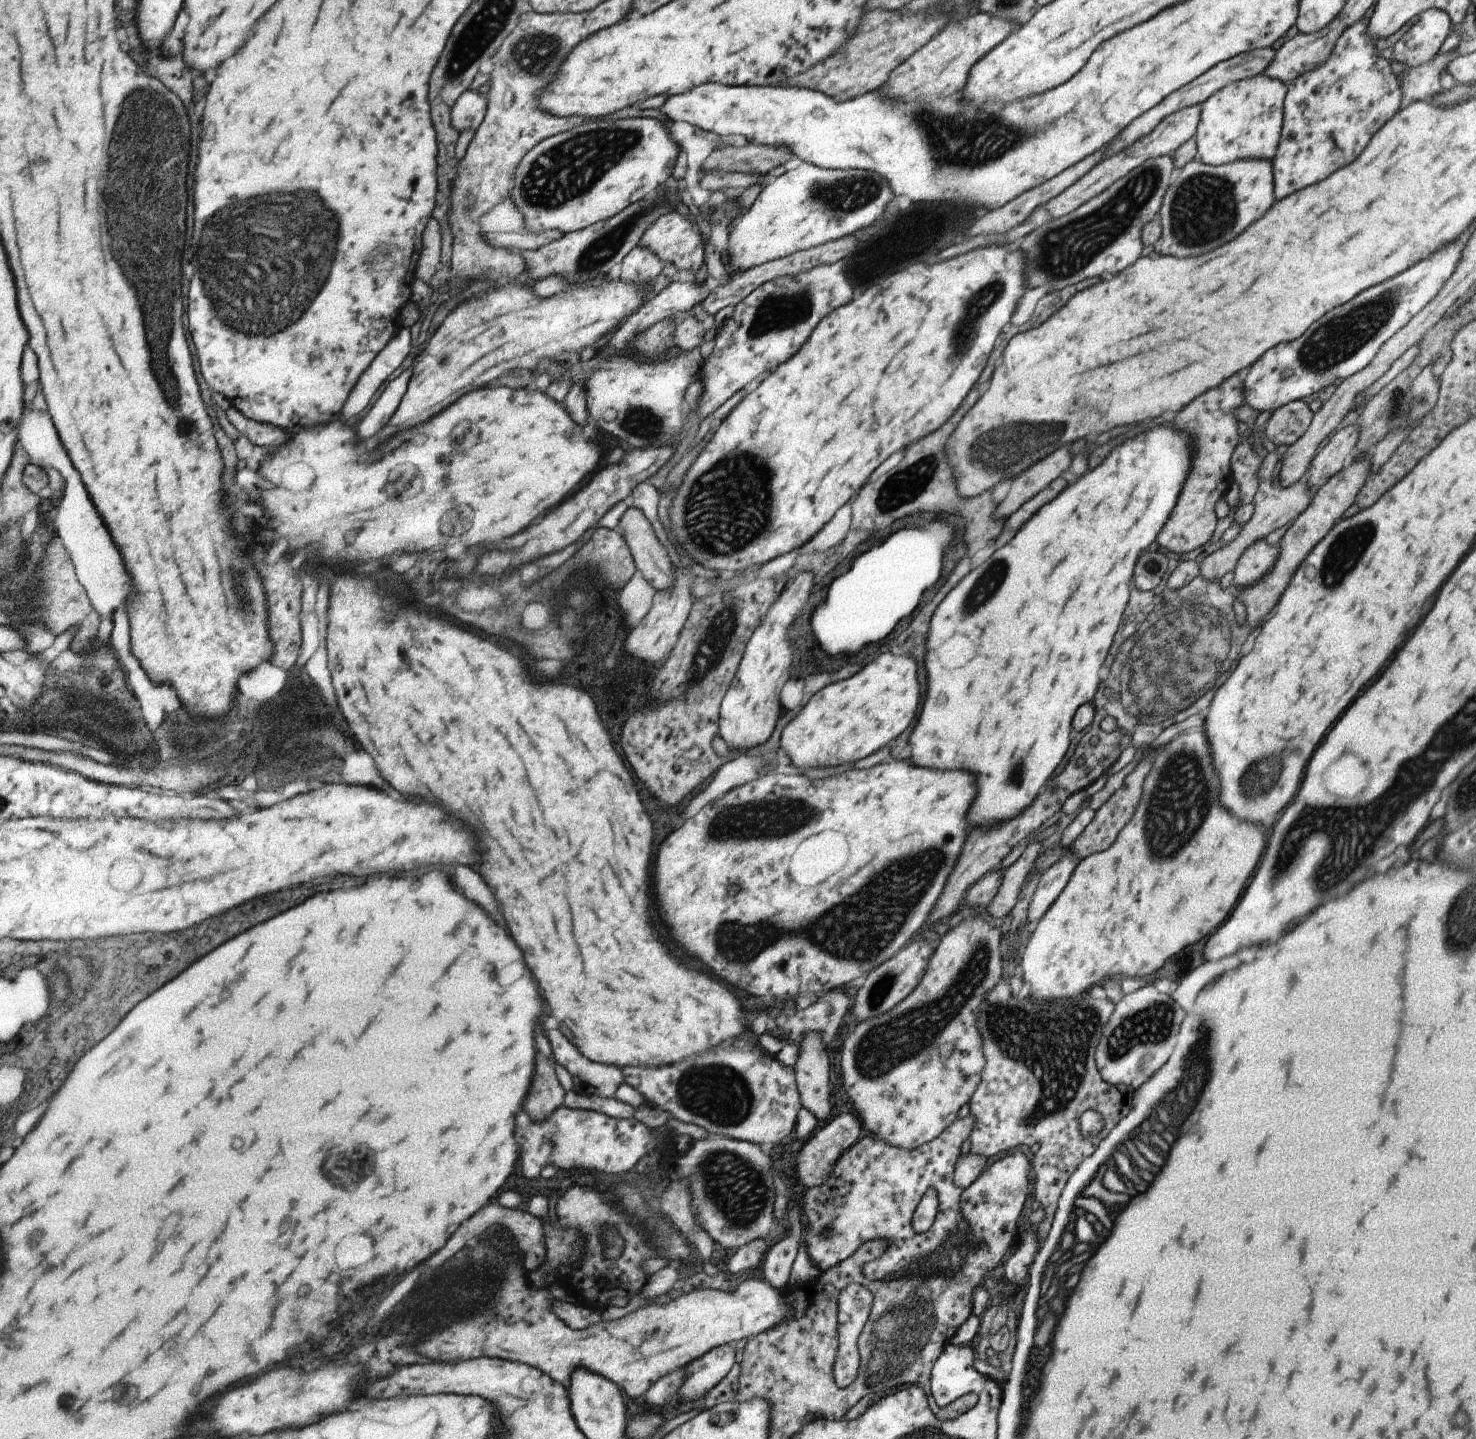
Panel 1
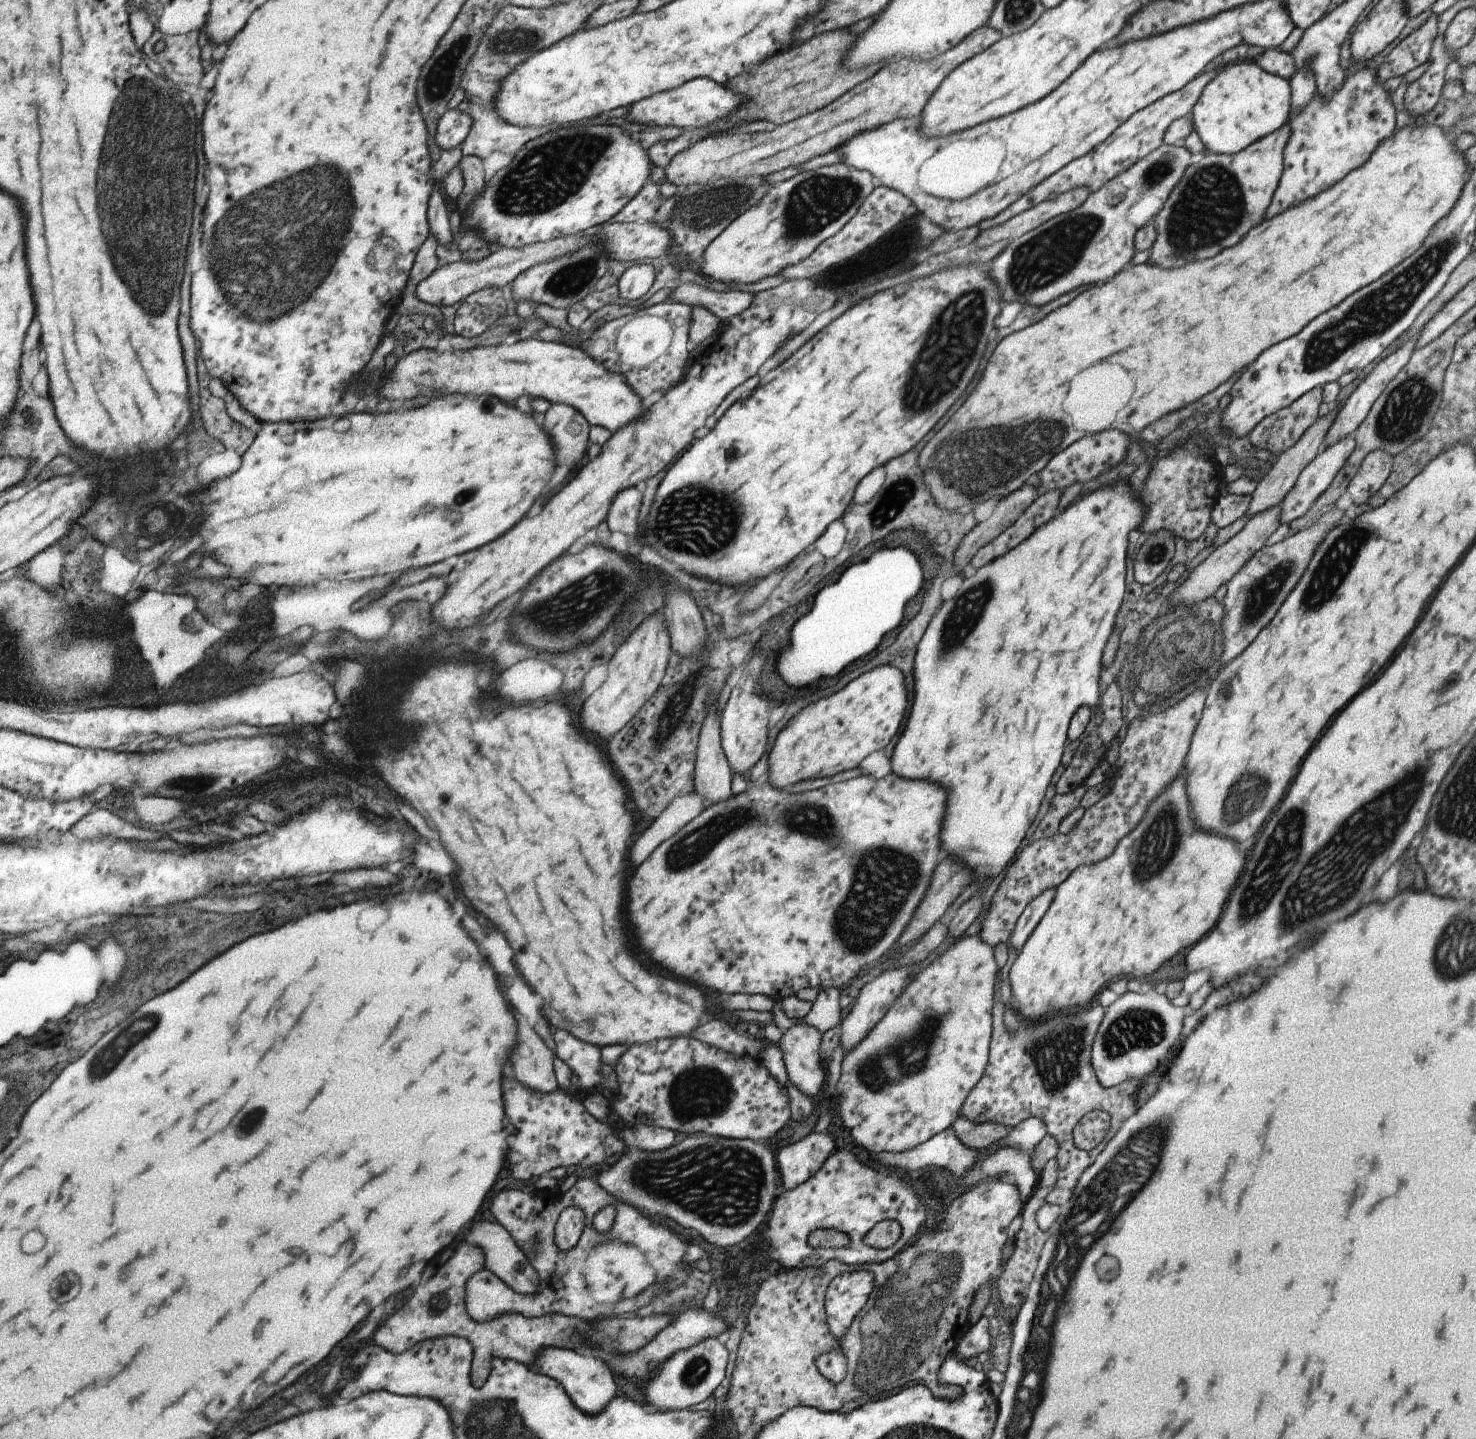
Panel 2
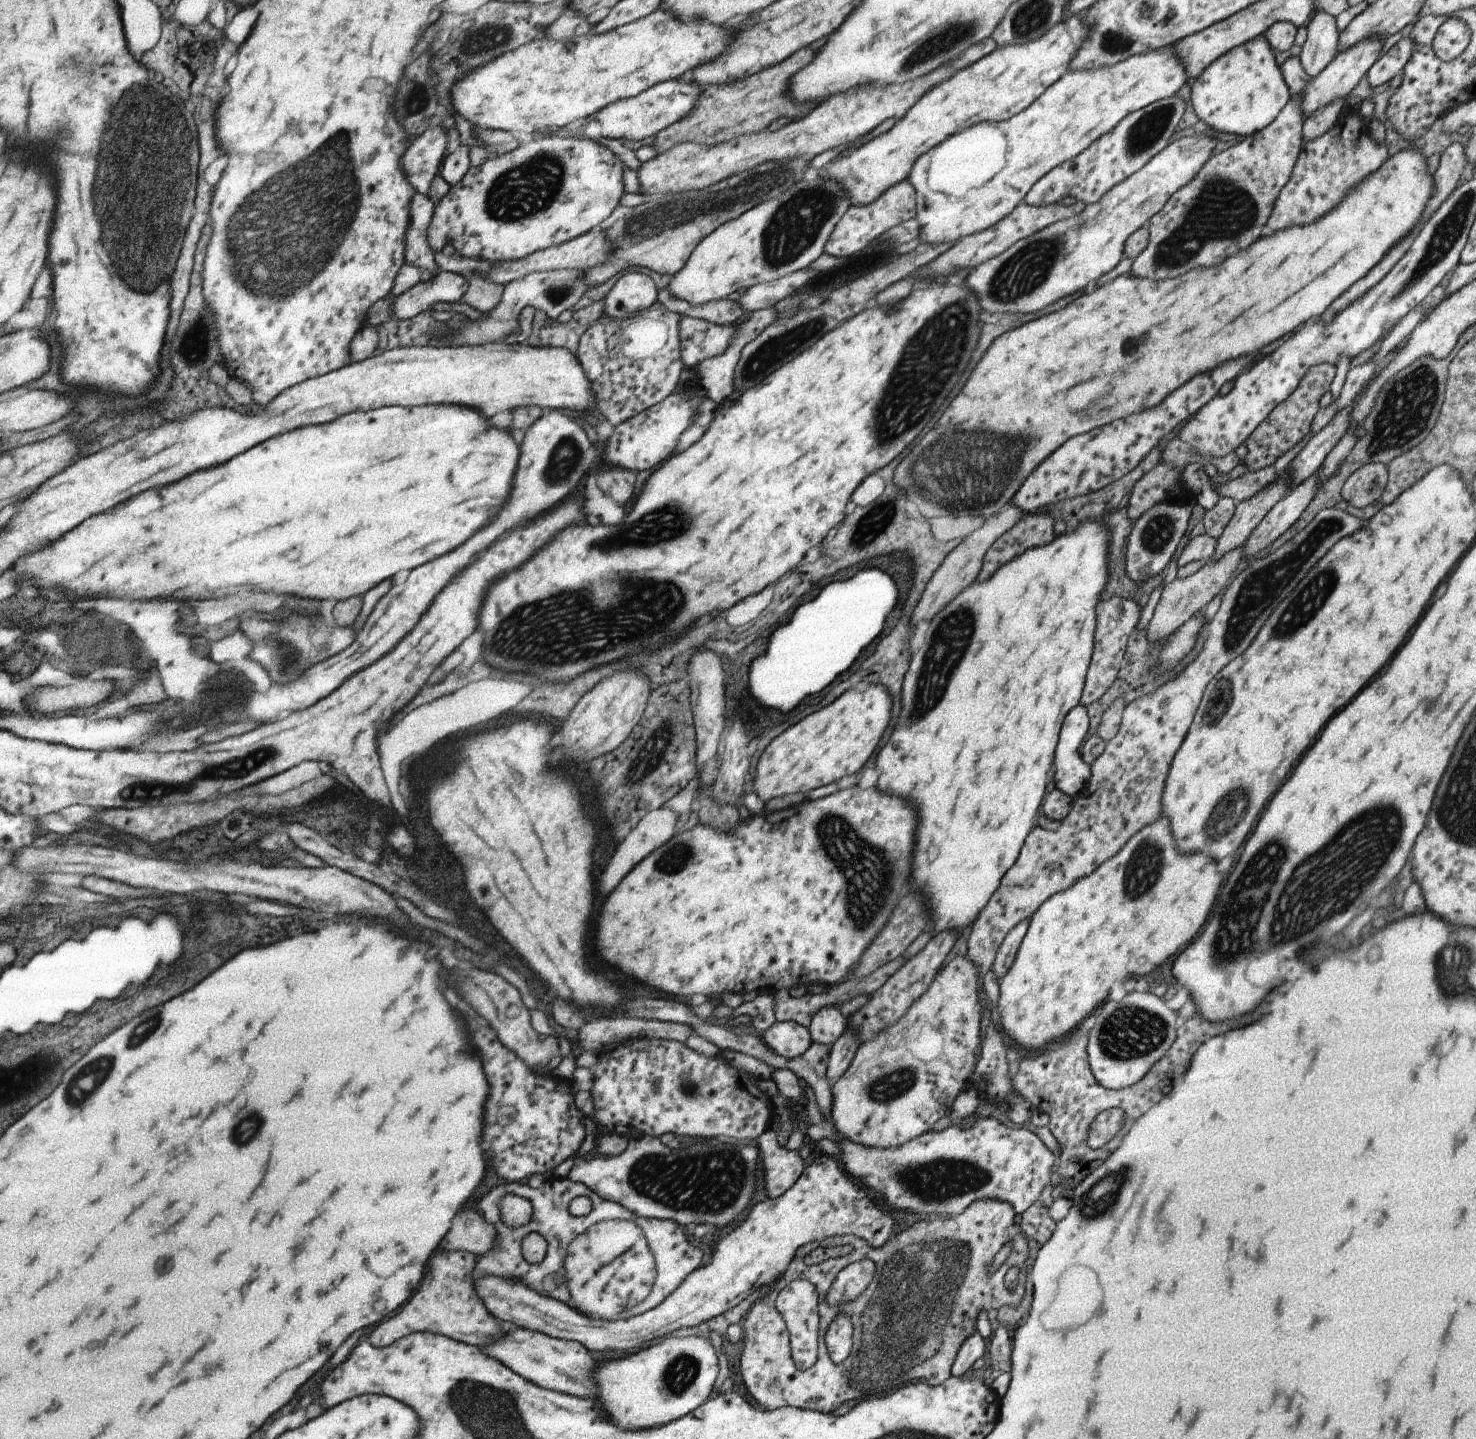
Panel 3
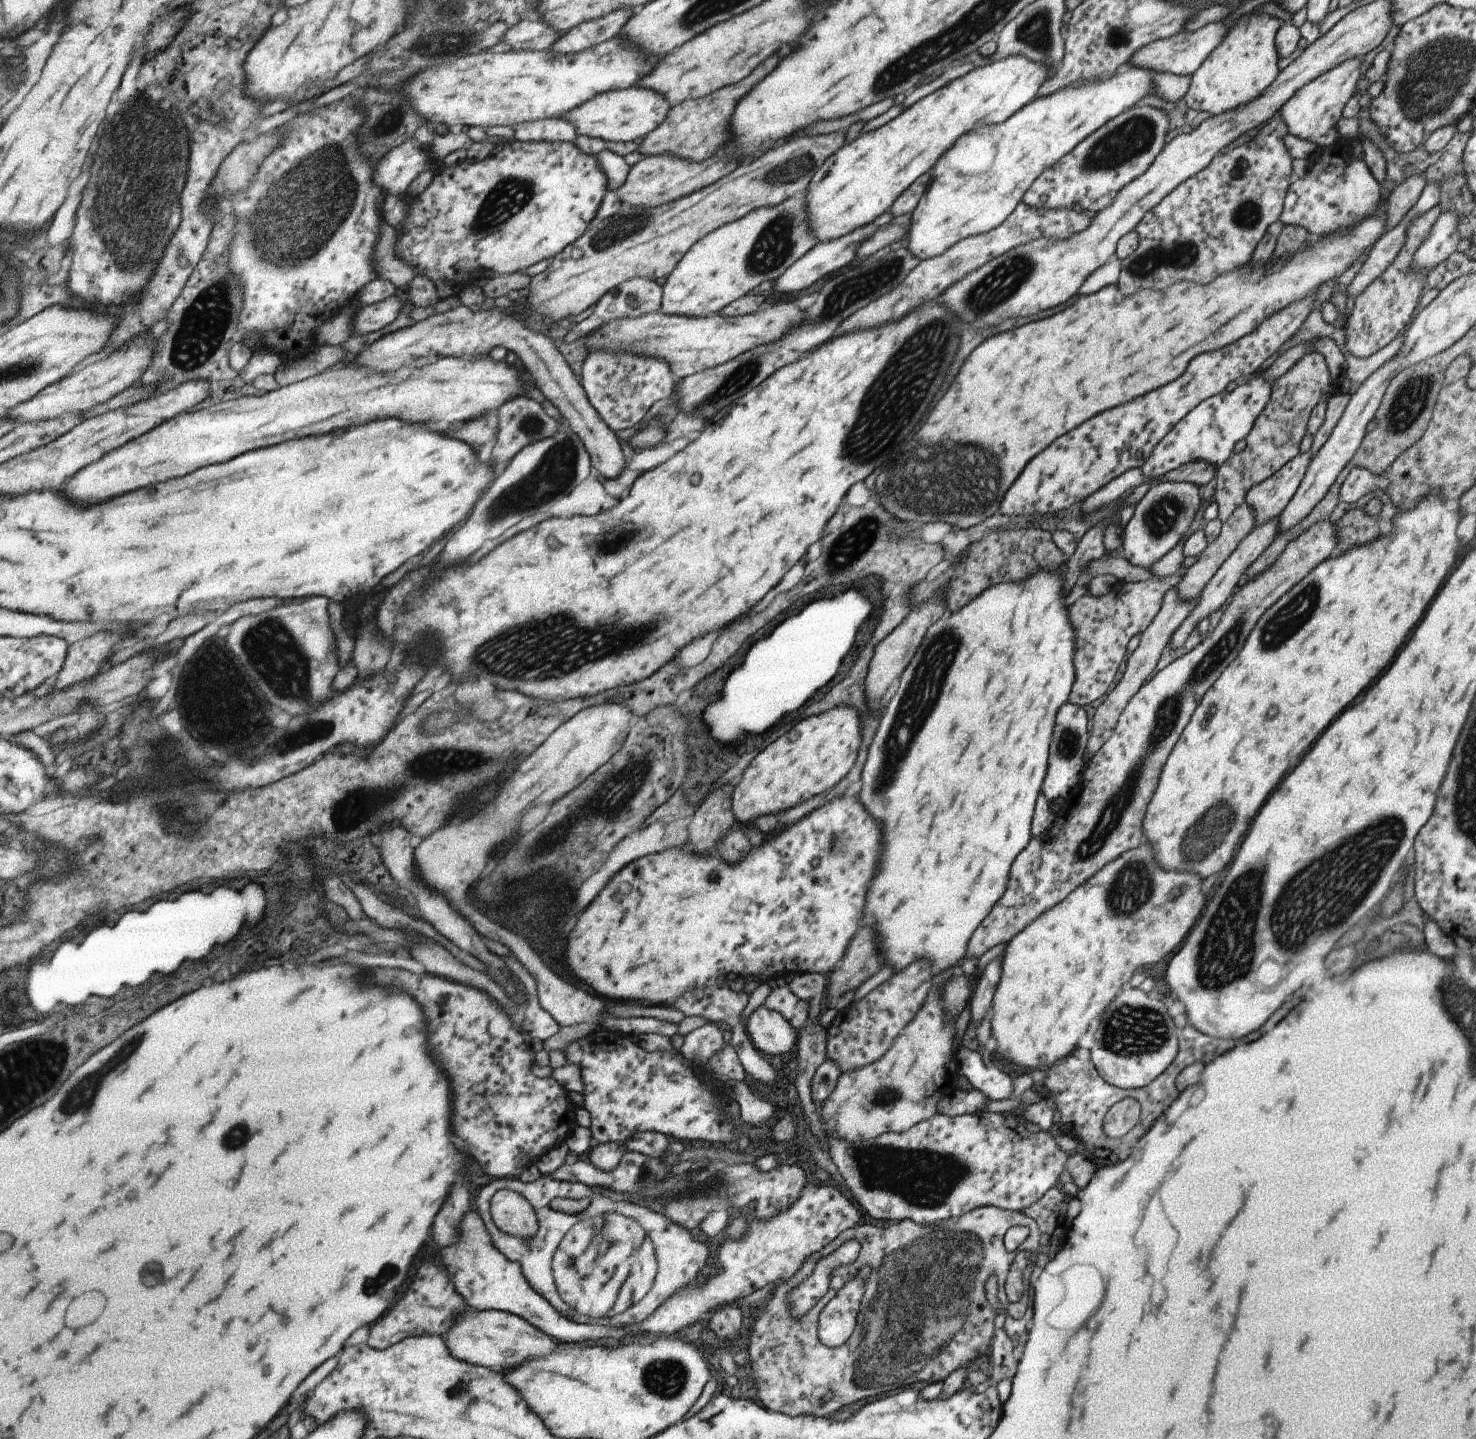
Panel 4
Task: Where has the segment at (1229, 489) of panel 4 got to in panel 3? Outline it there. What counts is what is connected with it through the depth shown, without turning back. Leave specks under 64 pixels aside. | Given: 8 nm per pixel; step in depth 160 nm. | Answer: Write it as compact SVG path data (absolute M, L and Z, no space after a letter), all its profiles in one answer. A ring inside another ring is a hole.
M1329 364L1311 366L1301 376L1301 380L1297 384L1297 388L1291 392L1291 396L1287 396L1287 400L1277 404L1277 407L1251 432L1251 435L1247 436L1242 443L1247 447L1247 454L1243 460L1240 460L1240 463L1246 468L1246 472L1255 472L1265 466L1273 466L1277 456L1281 456L1293 448L1309 432L1311 422L1319 409L1319 399L1330 390L1335 371L1334 366L1329 366Z

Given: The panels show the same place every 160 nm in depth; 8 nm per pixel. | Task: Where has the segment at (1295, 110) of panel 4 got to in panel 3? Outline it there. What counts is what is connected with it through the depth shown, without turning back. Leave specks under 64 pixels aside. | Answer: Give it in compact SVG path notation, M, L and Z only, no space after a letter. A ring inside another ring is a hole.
M1363 38L1357 44L1353 44L1351 48L1339 52L1315 78L1307 78L1297 56L1286 58L1278 67L1285 85L1289 88L1289 93L1292 96L1301 96L1301 114L1303 117L1307 118L1317 108L1327 106L1333 100L1347 98L1347 94L1357 86L1361 78L1366 75L1367 70L1379 58L1377 55L1381 52L1381 46L1383 46L1383 40L1379 40L1379 38Z

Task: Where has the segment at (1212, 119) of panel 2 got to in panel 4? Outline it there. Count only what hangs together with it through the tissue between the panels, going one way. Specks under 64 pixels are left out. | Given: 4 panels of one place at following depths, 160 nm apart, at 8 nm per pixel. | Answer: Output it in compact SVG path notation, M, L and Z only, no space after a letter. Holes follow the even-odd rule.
M1253 14L1247 20L1239 20L1237 24L1233 24L1223 40L1190 76L1188 90L1182 97L1187 107L1196 113L1207 112L1215 116L1261 96L1279 74L1274 37L1281 24L1279 18L1267 14Z

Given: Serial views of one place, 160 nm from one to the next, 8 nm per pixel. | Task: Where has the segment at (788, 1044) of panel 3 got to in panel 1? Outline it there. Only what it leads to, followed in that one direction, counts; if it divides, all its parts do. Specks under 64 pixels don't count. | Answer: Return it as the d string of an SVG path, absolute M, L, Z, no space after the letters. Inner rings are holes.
M809 1030L801 1035L801 1039L796 1044L798 1055L791 1068L794 1072L794 1081L800 1106L808 1110L808 1114L817 1121L825 1120L833 1107L829 1104L829 1060L827 1050L821 1041L821 1036L816 1030Z

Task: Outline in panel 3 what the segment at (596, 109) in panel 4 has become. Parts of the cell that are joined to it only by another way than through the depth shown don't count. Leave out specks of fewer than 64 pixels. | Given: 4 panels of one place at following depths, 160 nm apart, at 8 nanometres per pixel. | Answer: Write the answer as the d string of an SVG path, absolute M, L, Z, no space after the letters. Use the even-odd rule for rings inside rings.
M679 78L655 84L647 88L645 92L637 94L625 100L617 100L613 104L607 104L605 108L597 110L593 114L594 119L599 124L599 134L601 137L609 139L641 140L649 136L654 136L677 120L683 120L687 112L695 106L697 96L701 94L701 86L693 84L689 79Z

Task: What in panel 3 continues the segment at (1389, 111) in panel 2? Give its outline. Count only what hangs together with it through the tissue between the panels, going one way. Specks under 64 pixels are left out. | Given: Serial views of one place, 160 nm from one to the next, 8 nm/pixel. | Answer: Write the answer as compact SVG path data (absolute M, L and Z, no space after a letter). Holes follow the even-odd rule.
M1343 108L1337 121L1321 136L1309 141L1302 141L1297 160L1291 170L1289 180L1277 194L1273 212L1263 228L1263 236L1271 232L1285 230L1289 226L1311 224L1335 208L1345 194L1355 188L1365 176L1375 172L1387 157L1385 142L1377 144L1369 136L1369 122L1375 120L1361 118L1358 110Z

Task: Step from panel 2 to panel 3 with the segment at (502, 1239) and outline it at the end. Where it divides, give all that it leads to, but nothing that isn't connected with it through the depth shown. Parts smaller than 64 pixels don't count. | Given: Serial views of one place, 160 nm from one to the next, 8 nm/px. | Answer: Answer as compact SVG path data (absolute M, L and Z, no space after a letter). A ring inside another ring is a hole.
M459 1210L455 1212L455 1220L451 1220L449 1244L443 1240L439 1244L441 1250L465 1250L473 1255L489 1252L497 1242L495 1226L484 1220L473 1210Z

